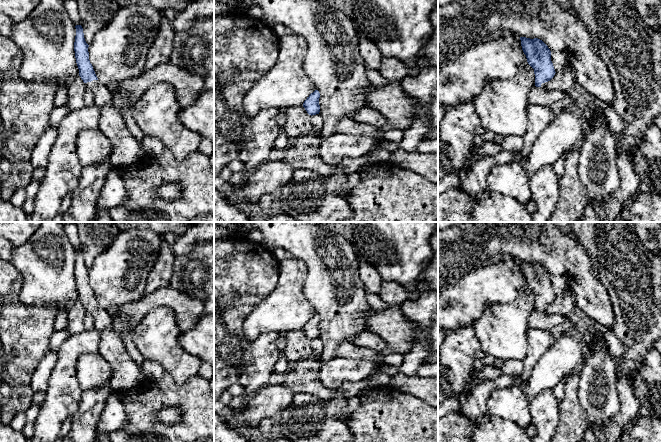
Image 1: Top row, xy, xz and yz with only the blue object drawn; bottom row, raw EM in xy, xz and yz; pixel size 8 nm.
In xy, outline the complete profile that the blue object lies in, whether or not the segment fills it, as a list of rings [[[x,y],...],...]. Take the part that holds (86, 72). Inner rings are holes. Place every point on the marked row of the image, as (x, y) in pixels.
[[[76,25],[74,51],[79,76],[87,89],[94,93],[94,104],[100,109],[99,130],[109,139],[112,152],[111,165],[117,168],[135,164],[145,157],[142,146],[127,128],[122,113],[112,105],[112,93],[108,85],[96,76],[89,60],[89,45],[86,43],[81,25]]]

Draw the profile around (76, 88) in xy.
[[[78,75],[74,78],[70,78],[66,87],[68,94],[67,108],[70,111],[75,111],[84,106],[83,97],[87,87],[81,77]]]

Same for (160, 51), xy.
[[[163,15],[158,34],[147,53],[145,71],[170,62],[175,33],[170,20]]]

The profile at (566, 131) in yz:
[[[576,106],[563,110],[553,116],[551,123],[536,139],[531,152],[524,158],[518,152],[513,161],[519,162],[529,177],[546,165],[555,162],[574,148],[579,148],[585,132],[592,124],[584,112],[578,112]]]

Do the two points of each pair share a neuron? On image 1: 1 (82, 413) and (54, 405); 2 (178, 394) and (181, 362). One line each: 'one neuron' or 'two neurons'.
1: two neurons
2: two neurons

